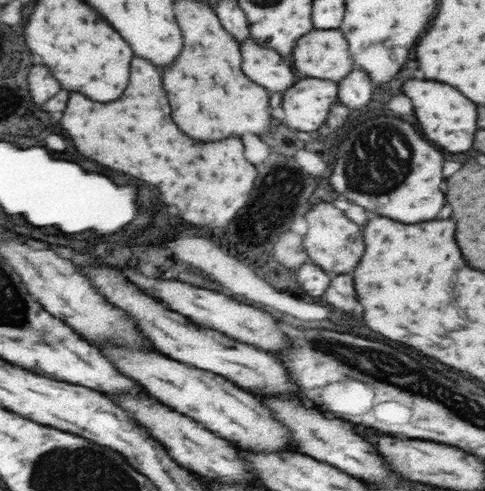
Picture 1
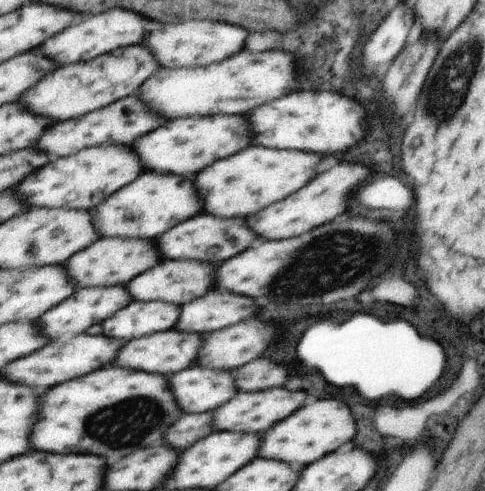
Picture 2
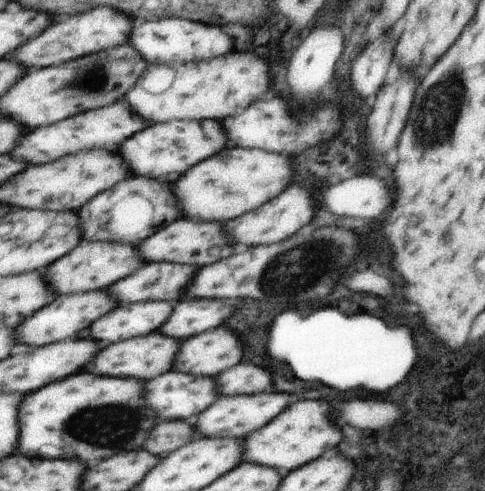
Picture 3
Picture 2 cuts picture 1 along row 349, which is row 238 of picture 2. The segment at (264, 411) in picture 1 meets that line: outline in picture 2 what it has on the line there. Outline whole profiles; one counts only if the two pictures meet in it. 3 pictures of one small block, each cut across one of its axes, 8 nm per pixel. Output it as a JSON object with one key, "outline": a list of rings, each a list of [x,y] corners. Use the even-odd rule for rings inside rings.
{"outline":[[[103,238],[97,240],[91,248],[73,256],[65,268],[71,276],[71,282],[79,290],[87,288],[115,288],[115,286],[129,286],[135,278],[143,276],[145,272],[157,266],[157,250],[149,240],[131,240],[131,238]]]}

